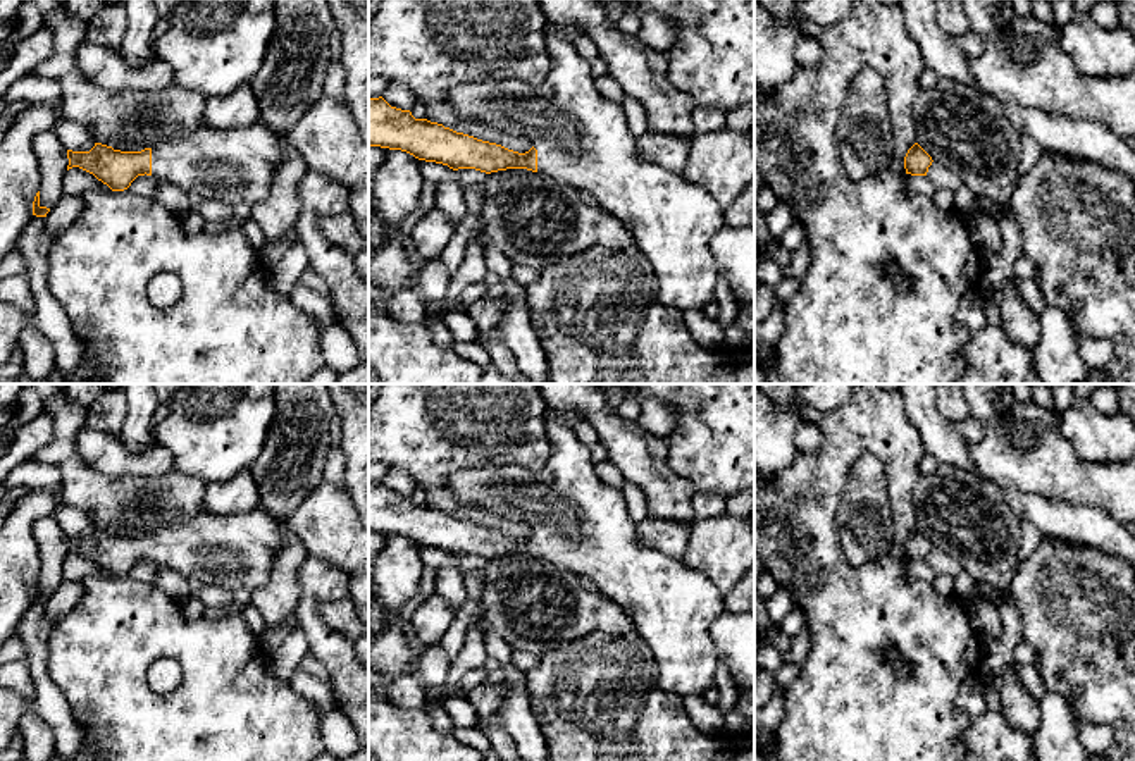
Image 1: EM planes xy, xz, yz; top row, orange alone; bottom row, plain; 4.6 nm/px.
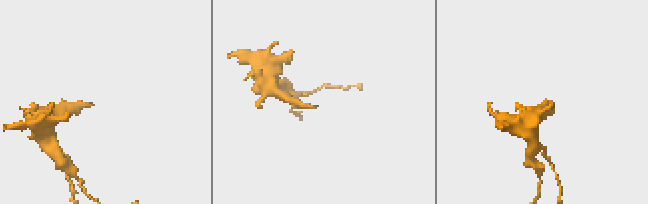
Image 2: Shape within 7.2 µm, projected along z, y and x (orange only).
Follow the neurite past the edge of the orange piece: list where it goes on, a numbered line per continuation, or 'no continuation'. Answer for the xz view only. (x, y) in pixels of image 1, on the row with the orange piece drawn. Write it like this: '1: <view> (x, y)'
1: xz (583, 140)

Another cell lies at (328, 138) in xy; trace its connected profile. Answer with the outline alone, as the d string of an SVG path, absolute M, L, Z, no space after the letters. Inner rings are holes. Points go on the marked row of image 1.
M322 95L288 131L307 167L348 189L369 177L369 145L344 100Z

